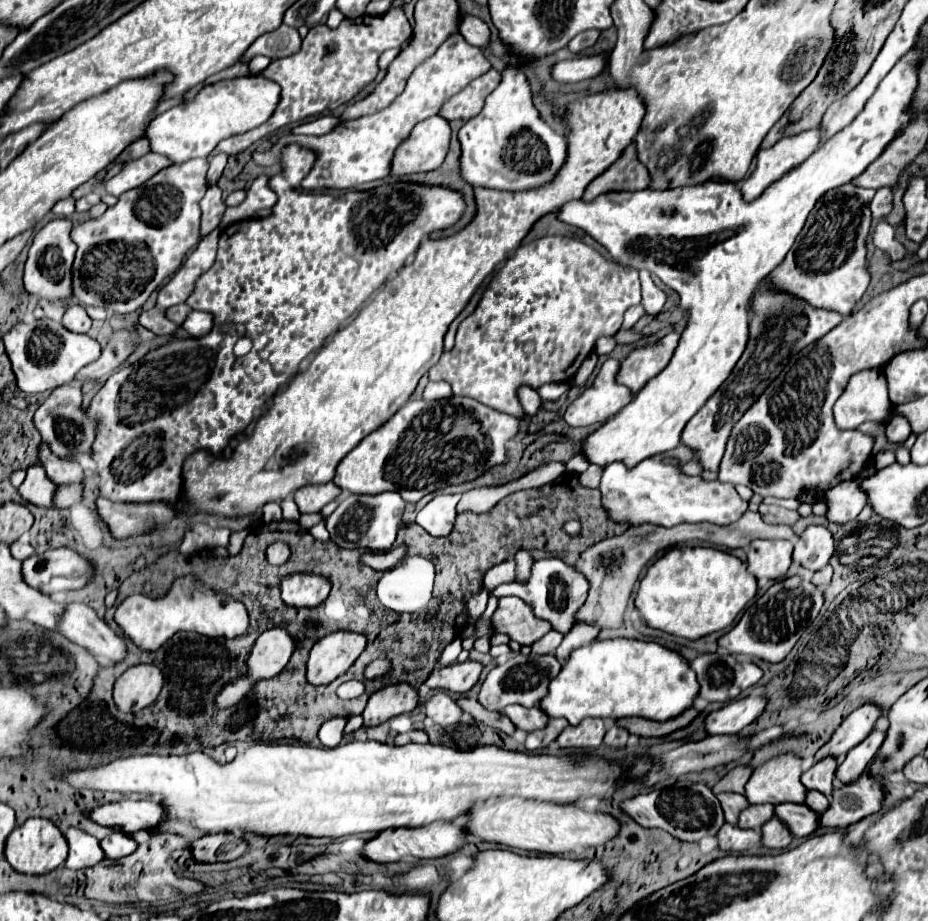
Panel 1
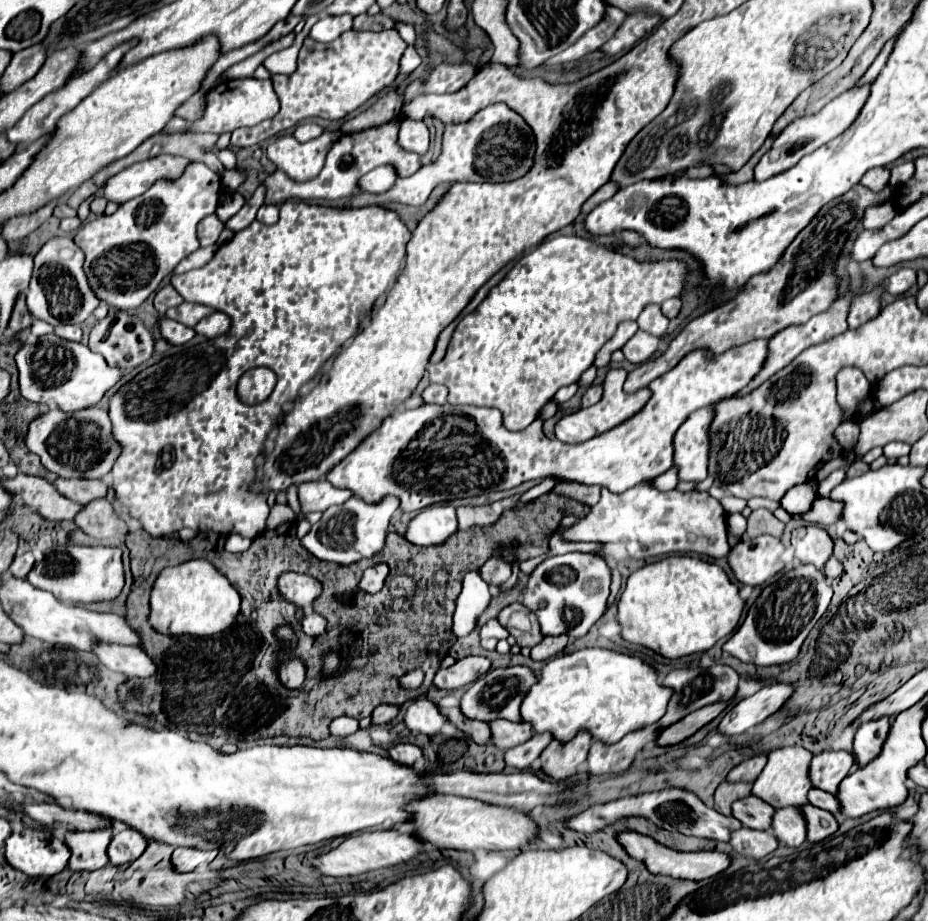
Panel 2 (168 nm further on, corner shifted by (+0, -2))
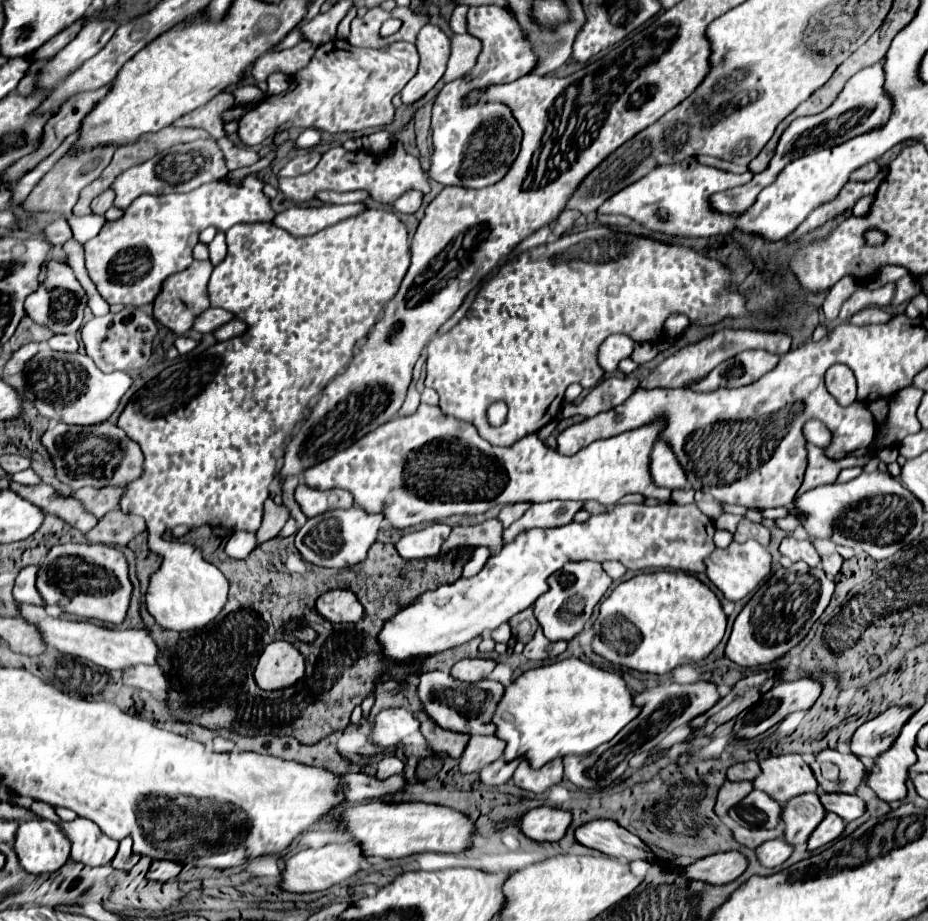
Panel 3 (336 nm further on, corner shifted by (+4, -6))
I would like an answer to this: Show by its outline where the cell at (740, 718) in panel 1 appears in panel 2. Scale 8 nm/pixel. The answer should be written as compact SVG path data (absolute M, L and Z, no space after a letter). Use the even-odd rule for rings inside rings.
M774 683L762 687L758 693L738 701L720 721L718 731L724 735L740 735L750 727L762 723L766 717L774 715L794 693L790 683Z

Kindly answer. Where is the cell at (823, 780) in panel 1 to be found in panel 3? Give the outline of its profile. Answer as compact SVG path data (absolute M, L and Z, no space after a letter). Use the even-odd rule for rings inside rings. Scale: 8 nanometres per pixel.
M834 749L820 751L810 767L820 789L826 793L834 791L852 795L866 777L866 769L856 755L842 755Z

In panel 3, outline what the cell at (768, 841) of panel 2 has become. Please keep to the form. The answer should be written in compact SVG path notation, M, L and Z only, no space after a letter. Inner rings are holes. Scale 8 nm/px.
M770 839L756 847L756 857L764 867L776 867L786 861L792 853L792 847L784 839Z

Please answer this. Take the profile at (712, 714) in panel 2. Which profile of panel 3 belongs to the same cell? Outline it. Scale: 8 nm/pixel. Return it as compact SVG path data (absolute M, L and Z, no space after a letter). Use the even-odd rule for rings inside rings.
M754 673L754 675L748 675L744 679L740 679L732 691L720 699L718 705L714 705L708 713L704 715L698 715L694 717L688 727L692 731L696 729L702 729L706 723L716 723L716 725L722 725L730 719L734 719L740 711L744 711L746 707L754 705L770 687L774 685L774 681L770 679L768 683L768 677L766 673Z

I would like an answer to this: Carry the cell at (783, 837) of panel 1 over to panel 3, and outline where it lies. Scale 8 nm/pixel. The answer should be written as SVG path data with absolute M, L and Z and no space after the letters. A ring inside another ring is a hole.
M806 793L790 799L782 807L782 823L784 823L784 841L792 847L806 843L814 827L826 815L816 793Z

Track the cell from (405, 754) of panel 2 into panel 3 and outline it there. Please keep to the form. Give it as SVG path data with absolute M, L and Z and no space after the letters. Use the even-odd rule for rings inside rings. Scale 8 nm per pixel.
M388 755L388 757L384 757L384 759L378 763L378 773L376 773L376 777L378 777L378 779L386 779L386 777L392 777L392 775L402 773L402 769L404 769L404 763L402 763L398 757Z

